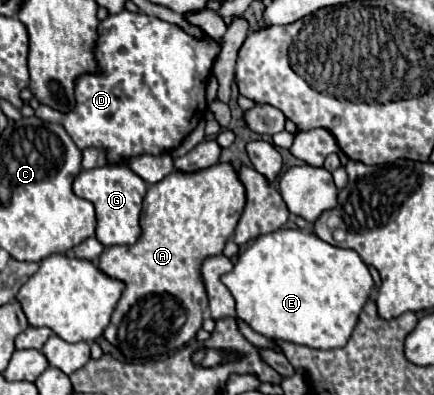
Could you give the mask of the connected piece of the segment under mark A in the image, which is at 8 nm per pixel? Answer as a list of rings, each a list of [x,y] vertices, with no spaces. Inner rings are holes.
[[[201,141],[193,151],[177,157],[173,161],[175,171],[169,173],[163,181],[149,185],[147,189],[141,211],[141,237],[137,243],[107,247],[99,259],[99,269],[105,275],[121,279],[125,283],[125,291],[111,315],[111,323],[107,325],[103,337],[113,347],[117,347],[127,361],[133,361],[133,347],[135,361],[161,359],[165,355],[171,355],[179,347],[187,345],[201,329],[203,313],[207,309],[207,293],[199,275],[201,263],[209,255],[219,255],[223,251],[245,207],[245,189],[237,179],[235,169],[229,163],[219,163],[219,153],[221,147],[215,141]]]

